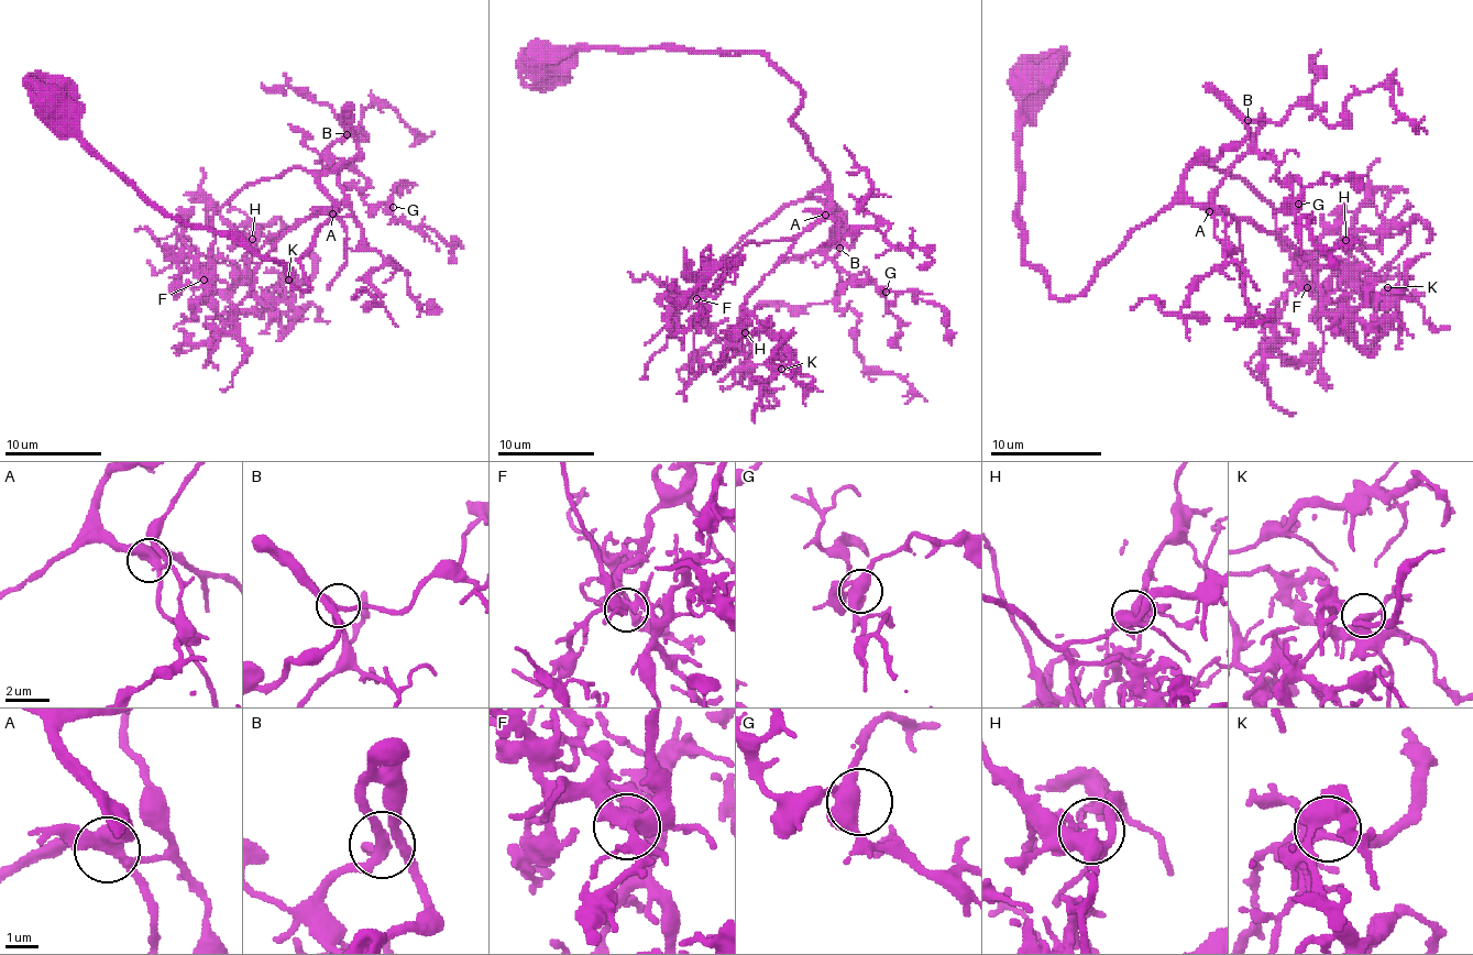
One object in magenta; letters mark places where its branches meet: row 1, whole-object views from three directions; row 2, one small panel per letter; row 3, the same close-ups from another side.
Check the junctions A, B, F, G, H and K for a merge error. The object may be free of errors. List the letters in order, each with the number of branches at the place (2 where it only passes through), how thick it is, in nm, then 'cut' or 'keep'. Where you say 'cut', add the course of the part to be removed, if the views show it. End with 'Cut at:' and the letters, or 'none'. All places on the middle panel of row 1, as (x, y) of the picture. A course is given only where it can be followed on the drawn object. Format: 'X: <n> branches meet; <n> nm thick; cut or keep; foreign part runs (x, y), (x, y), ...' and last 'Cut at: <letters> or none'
A: 5 branches meet; 480 nm thick; keep
B: 4 branches meet; 280 nm thick; keep
F: 4 branches meet; 440 nm thick; keep
G: 3 branches meet; 440 nm thick; keep
H: 4 branches meet; 420 nm thick; keep
K: 4 branches meet; 320 nm thick; keep
Cut at: none

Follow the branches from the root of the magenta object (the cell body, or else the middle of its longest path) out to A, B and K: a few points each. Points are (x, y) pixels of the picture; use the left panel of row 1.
A: (50, 102), (162, 211), (224, 231), (274, 258), (300, 289), (310, 282), (298, 261), (332, 215)
B: (50, 102), (162, 211), (274, 258), (300, 289), (298, 261), (334, 211), (320, 177), (359, 153), (347, 134)
K: (50, 102), (162, 211), (300, 289), (337, 207), (250, 261), (259, 302), (288, 280)

